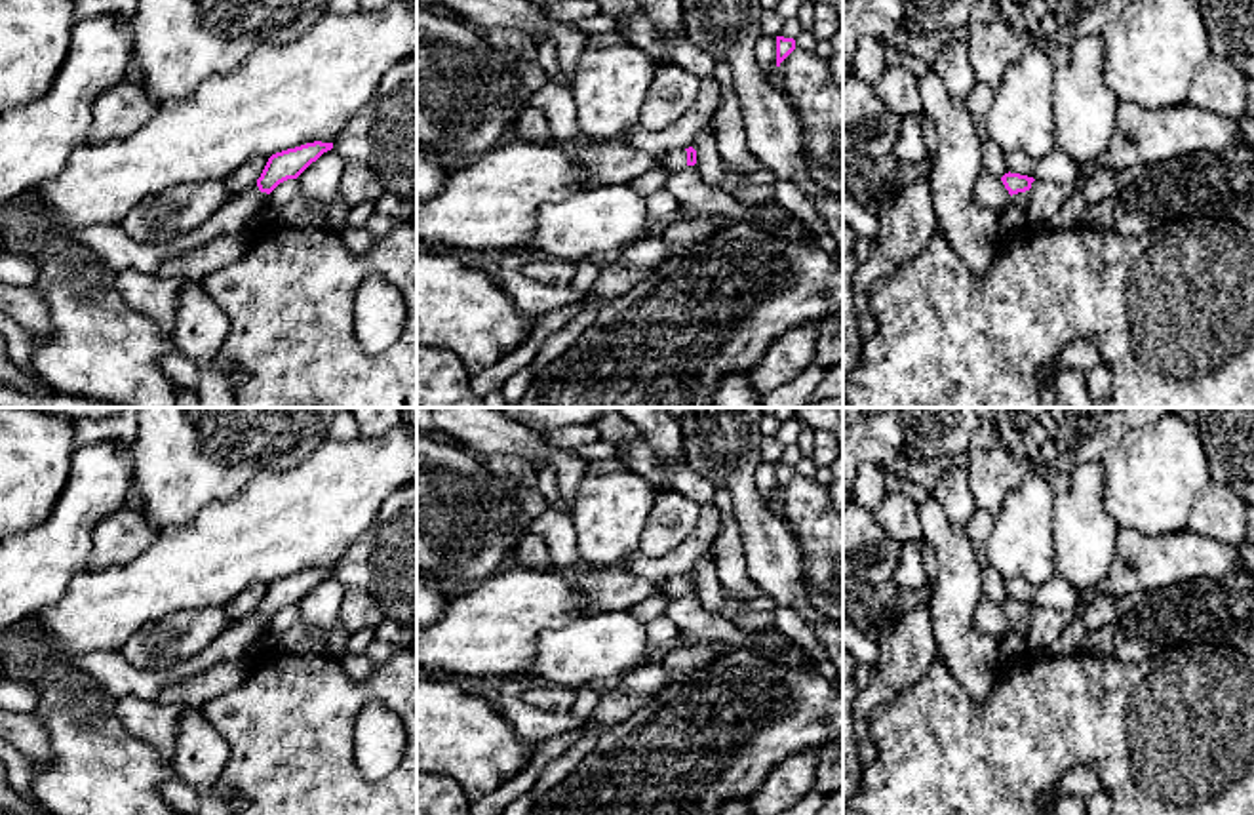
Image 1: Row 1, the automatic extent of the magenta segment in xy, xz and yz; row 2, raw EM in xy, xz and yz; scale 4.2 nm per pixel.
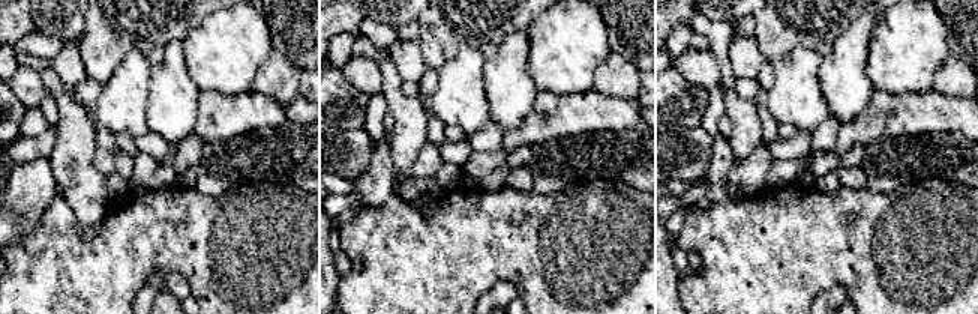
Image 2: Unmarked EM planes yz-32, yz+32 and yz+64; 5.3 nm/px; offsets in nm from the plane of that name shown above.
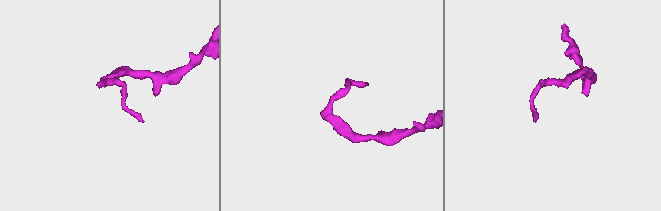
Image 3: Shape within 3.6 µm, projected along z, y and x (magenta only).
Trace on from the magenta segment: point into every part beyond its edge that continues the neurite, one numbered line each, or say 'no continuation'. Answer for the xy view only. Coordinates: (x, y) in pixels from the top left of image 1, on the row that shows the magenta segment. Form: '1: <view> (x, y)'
1: xy (109, 242)

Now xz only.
1: xz (674, 160)

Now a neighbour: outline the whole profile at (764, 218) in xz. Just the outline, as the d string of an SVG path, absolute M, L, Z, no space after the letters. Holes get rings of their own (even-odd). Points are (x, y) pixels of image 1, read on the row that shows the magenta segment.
M776 204L757 206L746 221L773 236L780 236L799 244L809 242L803 227L797 221L788 221L782 225L776 219L776 209L778 209Z

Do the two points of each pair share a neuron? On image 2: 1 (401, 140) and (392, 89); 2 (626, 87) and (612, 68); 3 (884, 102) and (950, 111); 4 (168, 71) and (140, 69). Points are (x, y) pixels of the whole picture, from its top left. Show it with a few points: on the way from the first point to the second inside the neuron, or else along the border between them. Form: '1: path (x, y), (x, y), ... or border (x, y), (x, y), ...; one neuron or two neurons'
1: path (402, 128), (402, 107), (398, 101); one neuron
2: path (623, 83), (615, 72); one neuron
3: path (900, 111), (933, 111); one neuron
4: border (152, 66), (146, 104); two neurons

